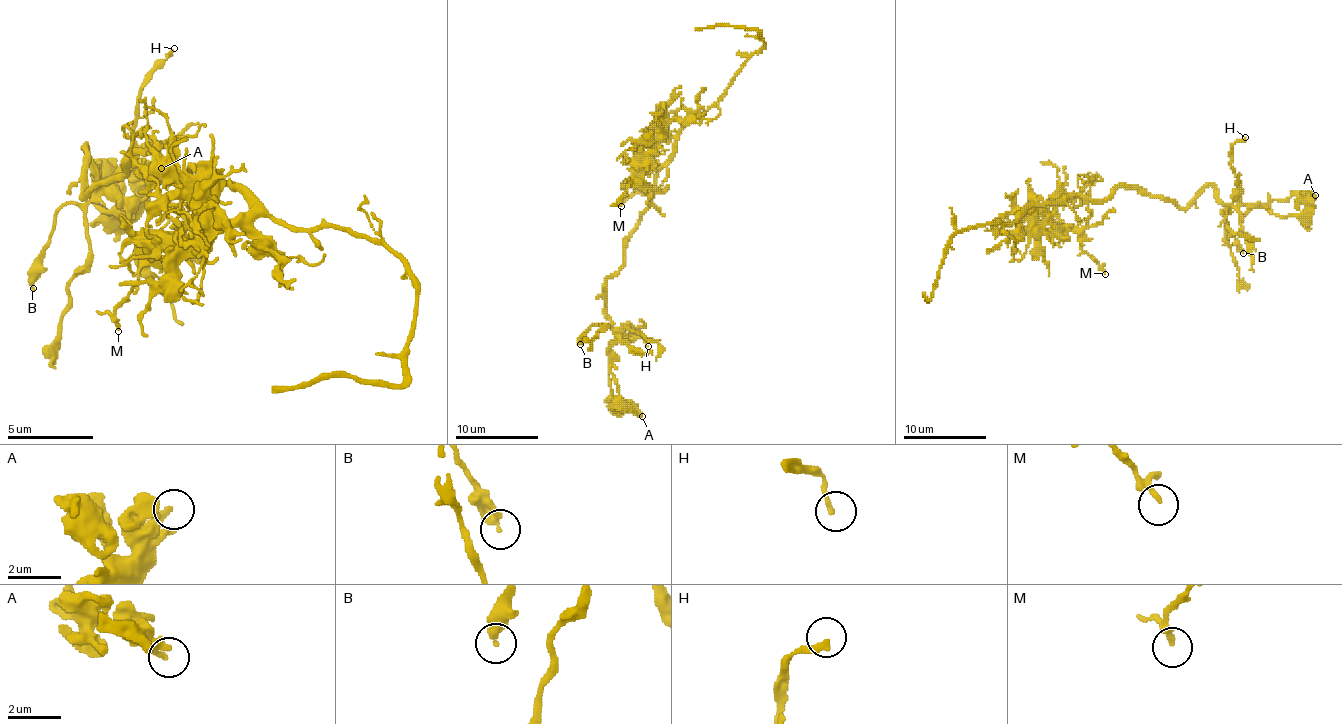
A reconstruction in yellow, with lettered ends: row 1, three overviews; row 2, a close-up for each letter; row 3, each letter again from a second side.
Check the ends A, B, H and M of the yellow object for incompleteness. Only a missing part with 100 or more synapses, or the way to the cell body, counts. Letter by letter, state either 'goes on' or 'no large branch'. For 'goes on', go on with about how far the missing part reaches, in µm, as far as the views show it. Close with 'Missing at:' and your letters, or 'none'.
A: no large branch
B: no large branch
H: no large branch
M: no large branch
Missing at: none

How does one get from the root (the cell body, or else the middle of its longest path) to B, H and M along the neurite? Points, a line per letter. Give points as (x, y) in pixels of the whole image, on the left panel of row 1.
B: (191, 168), (178, 177), (157, 151), (140, 151), (88, 194), (84, 146), (97, 189), (58, 211), (33, 288)
H: (191, 168), (140, 151), (88, 194), (84, 172), (84, 146), (118, 181), (140, 82), (174, 48)
M: (191, 168), (226, 181), (217, 177), (187, 207), (187, 219), (153, 249), (114, 314), (118, 331)

